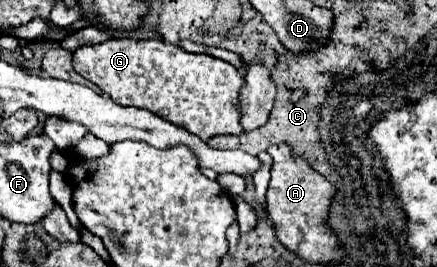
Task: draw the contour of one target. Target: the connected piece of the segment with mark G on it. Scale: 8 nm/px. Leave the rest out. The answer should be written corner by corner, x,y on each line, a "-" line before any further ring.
108,40
102,44
84,44
74,52
74,70
82,74
86,80
94,82
102,92
106,92
120,106
136,106
150,110
162,120
176,124
192,134
196,134
202,142
208,142
212,136
220,134
242,134
244,128
240,124
240,88
246,84
240,72
210,54
190,54
174,44
160,44
160,40

